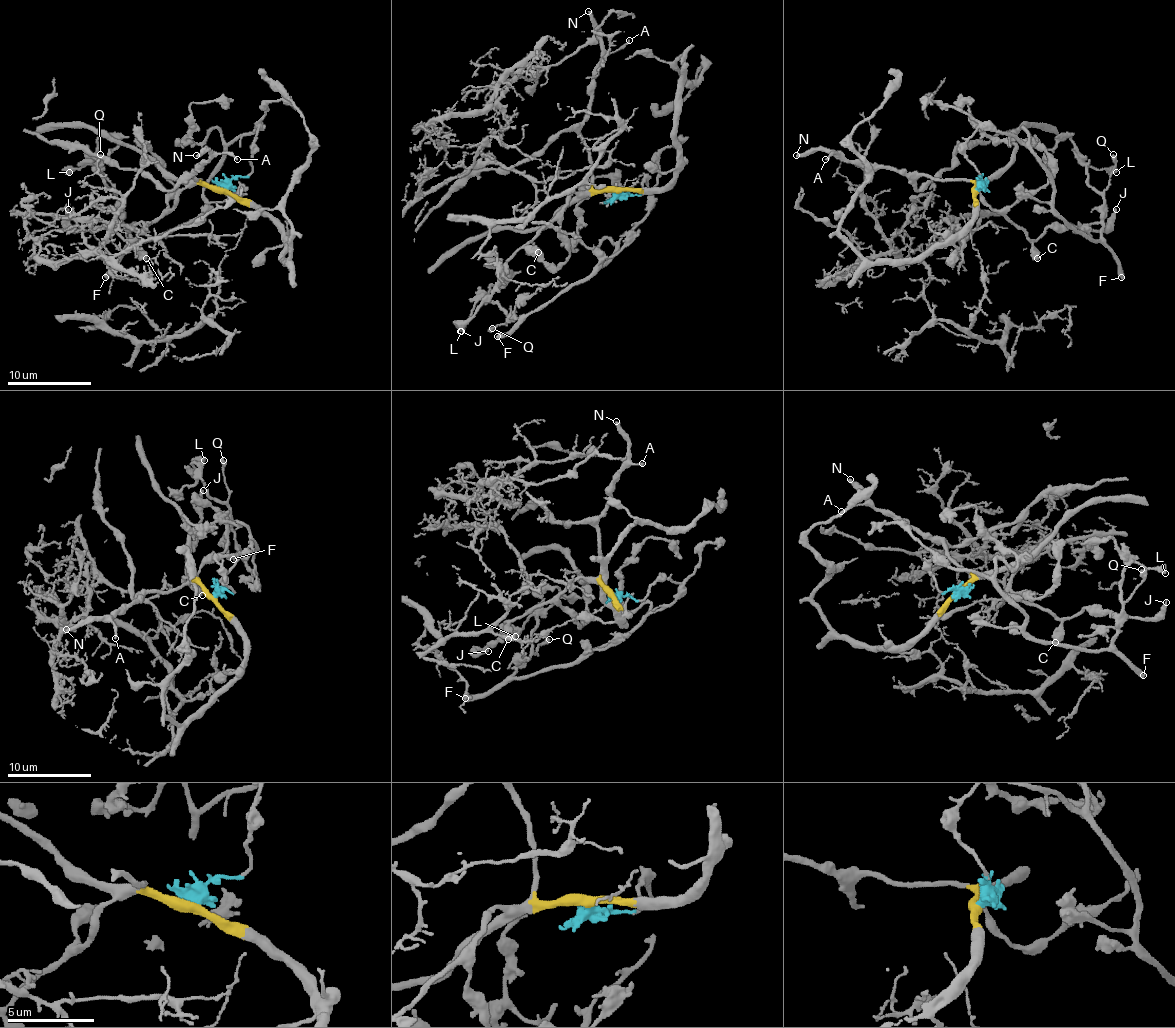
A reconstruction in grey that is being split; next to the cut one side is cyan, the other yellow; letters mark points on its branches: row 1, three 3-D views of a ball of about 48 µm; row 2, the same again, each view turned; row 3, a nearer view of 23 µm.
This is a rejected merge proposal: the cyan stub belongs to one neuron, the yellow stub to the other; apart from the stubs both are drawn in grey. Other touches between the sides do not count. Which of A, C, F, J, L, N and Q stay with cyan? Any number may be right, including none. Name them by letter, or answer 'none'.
F, L, Q

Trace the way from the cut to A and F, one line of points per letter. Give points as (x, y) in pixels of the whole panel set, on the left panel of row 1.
A: (225, 189), (210, 189), (193, 175), (187, 175), (216, 153), (231, 153), (238, 160)
F: (225, 189), (250, 172), (261, 128), (227, 147), (204, 189), (206, 206), (193, 219), (136, 240), (105, 278)

